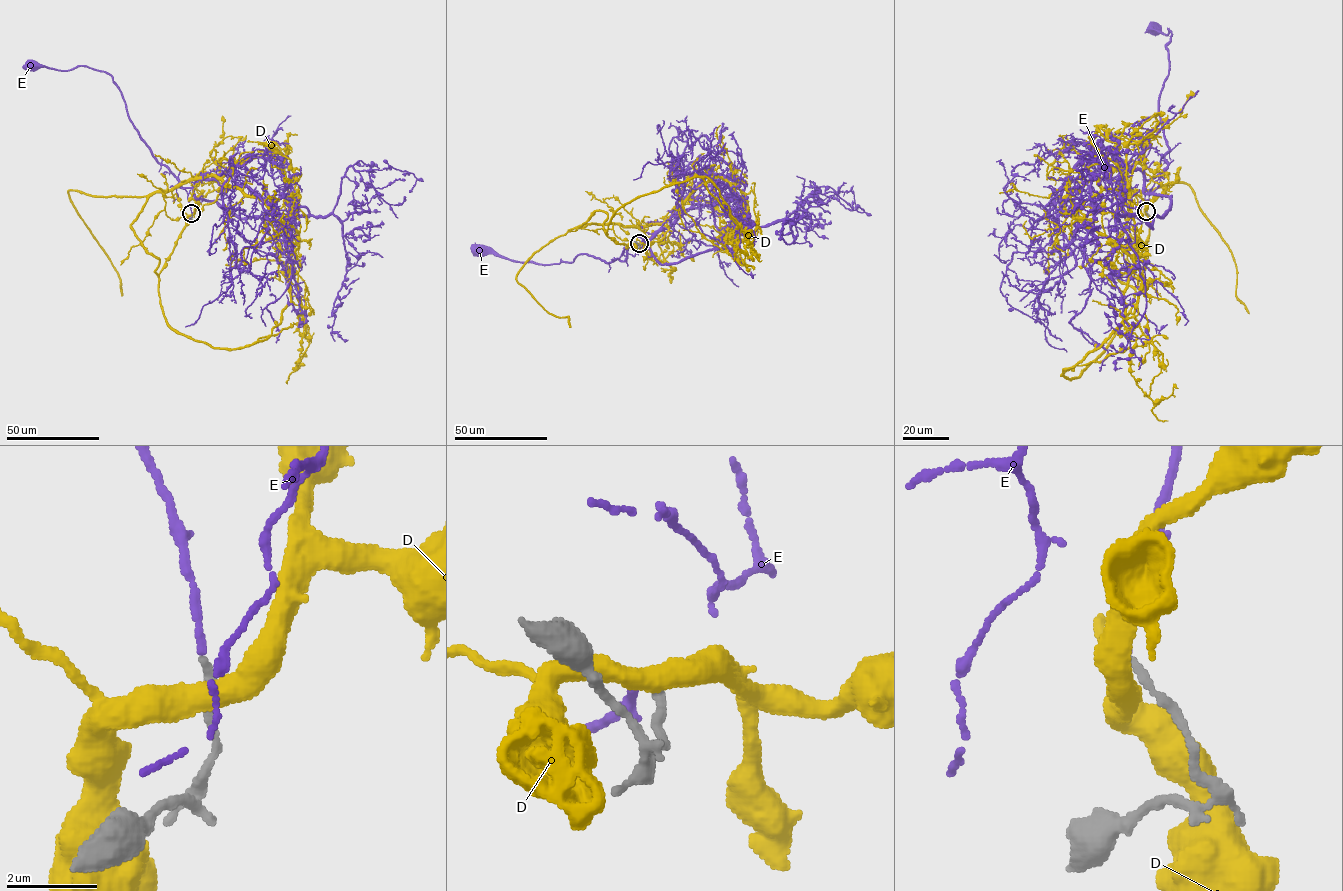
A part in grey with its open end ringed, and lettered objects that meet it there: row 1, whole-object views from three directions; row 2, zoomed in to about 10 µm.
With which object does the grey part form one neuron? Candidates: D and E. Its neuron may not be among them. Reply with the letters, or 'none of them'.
E

